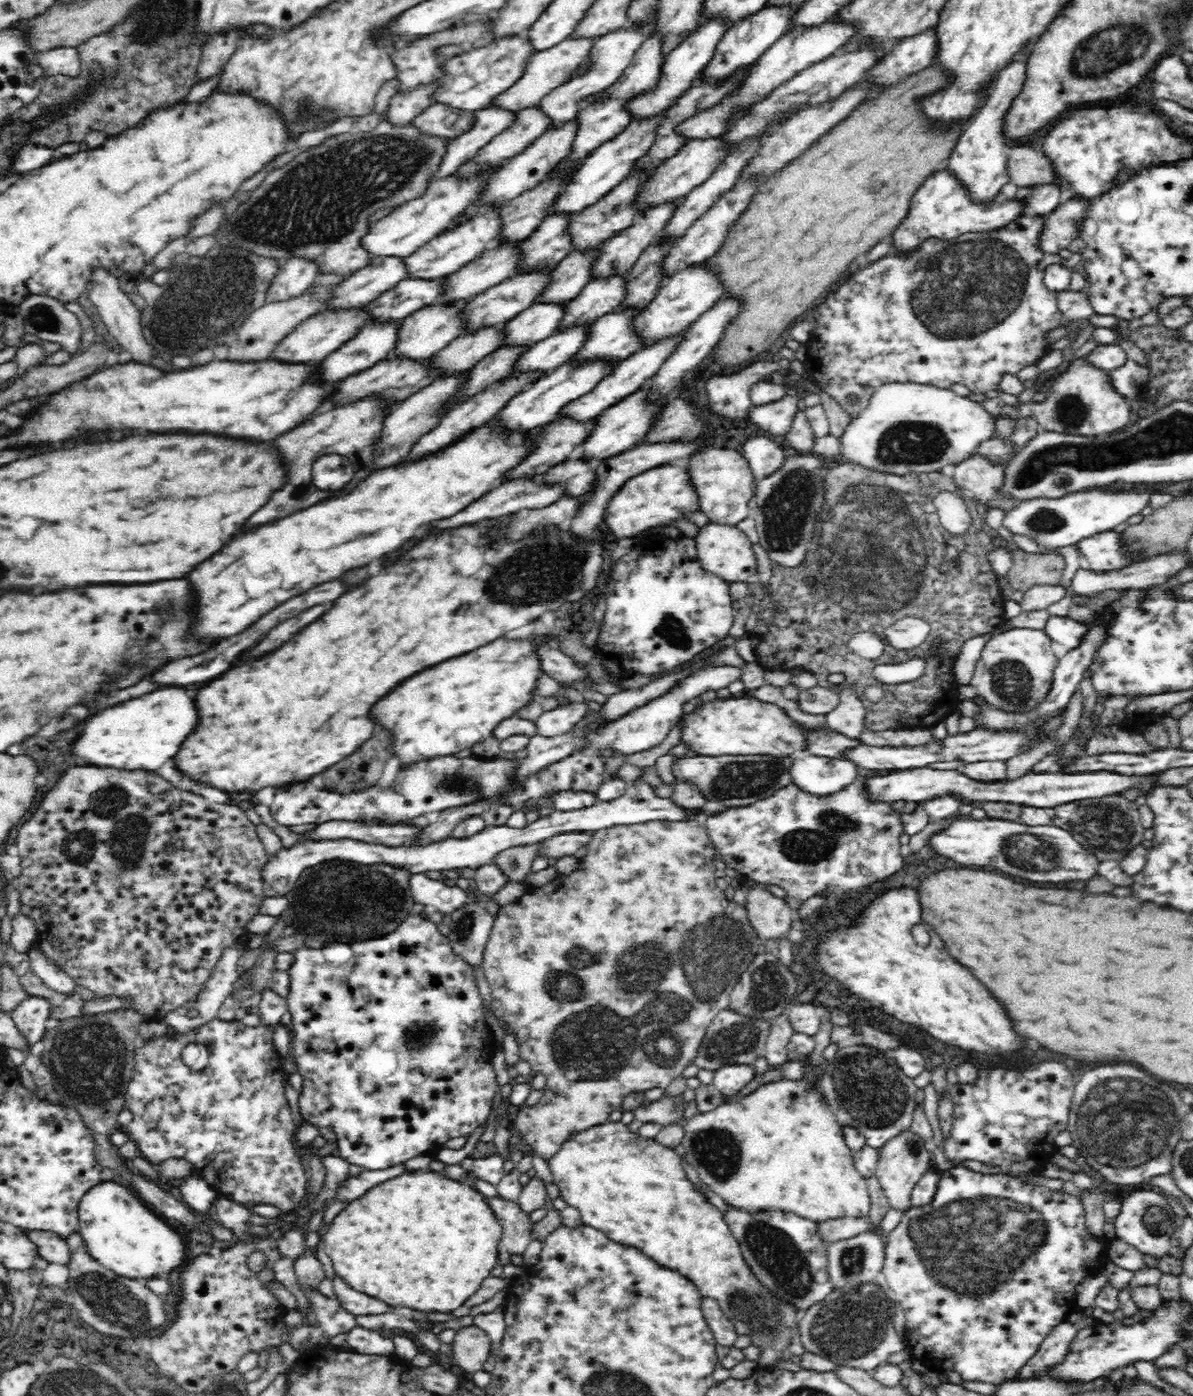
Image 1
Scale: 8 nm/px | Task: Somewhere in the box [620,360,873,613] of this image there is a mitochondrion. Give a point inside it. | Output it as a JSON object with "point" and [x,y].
{"point":[789,505]}

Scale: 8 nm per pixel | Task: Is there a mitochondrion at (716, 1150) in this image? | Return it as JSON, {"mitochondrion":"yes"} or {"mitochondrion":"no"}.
{"mitochondrion":"yes"}

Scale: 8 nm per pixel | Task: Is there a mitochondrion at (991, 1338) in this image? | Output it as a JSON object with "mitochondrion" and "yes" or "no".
{"mitochondrion":"no"}

